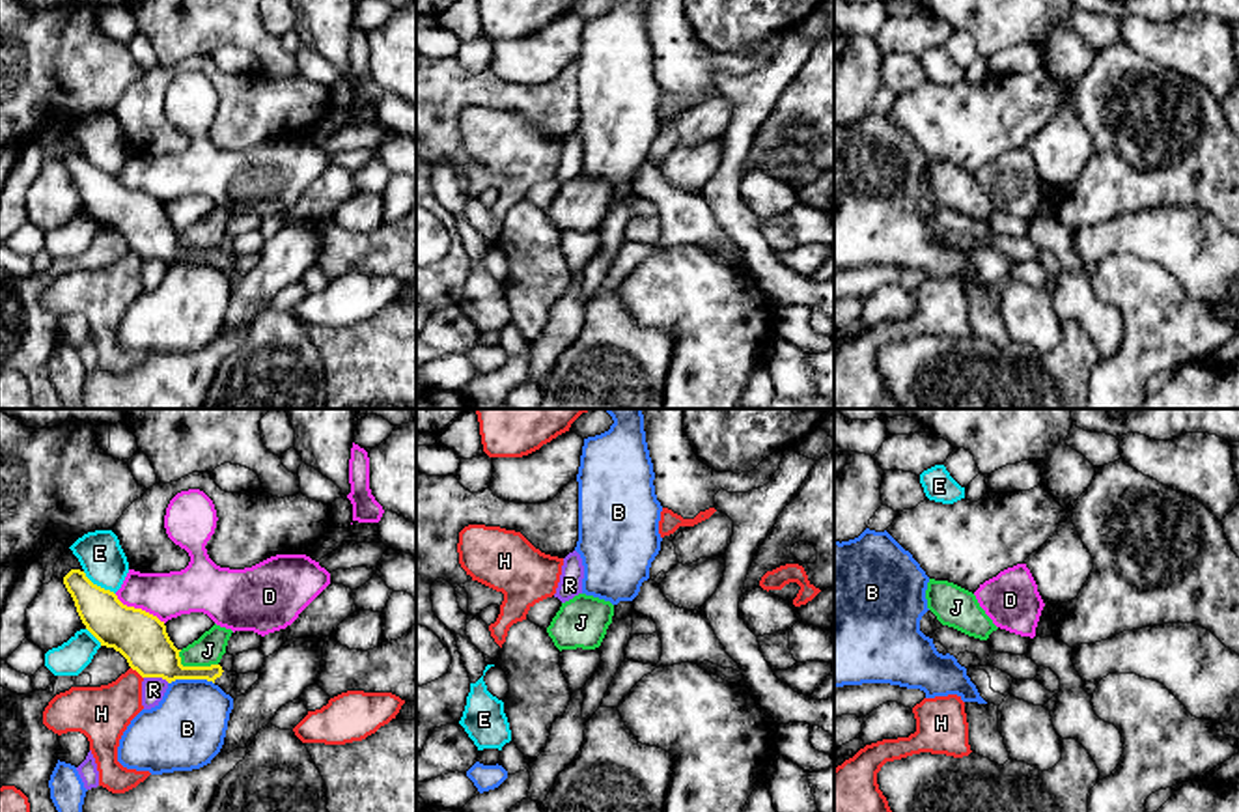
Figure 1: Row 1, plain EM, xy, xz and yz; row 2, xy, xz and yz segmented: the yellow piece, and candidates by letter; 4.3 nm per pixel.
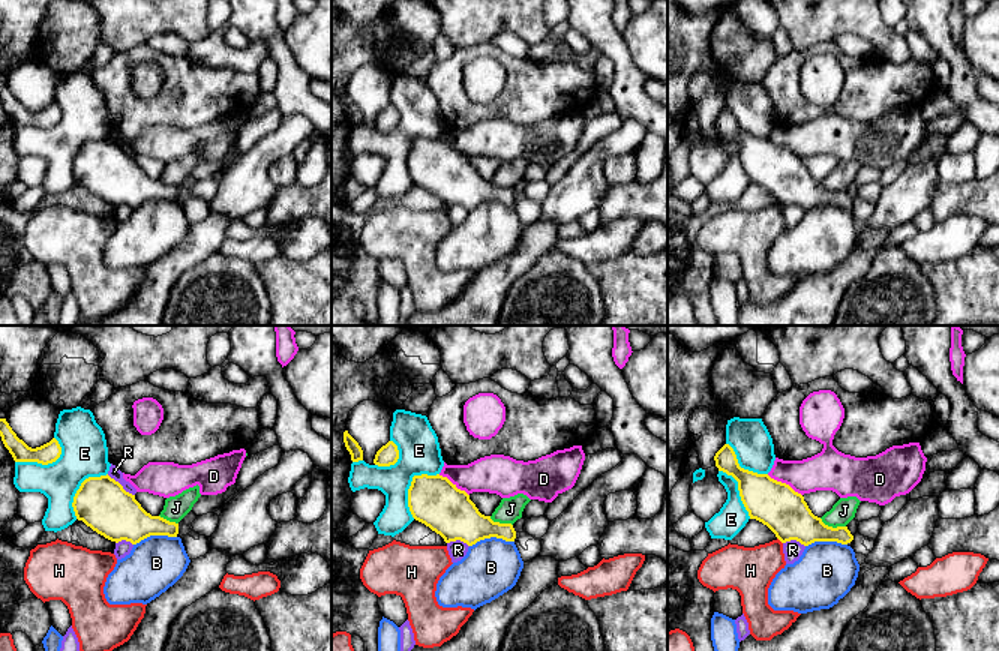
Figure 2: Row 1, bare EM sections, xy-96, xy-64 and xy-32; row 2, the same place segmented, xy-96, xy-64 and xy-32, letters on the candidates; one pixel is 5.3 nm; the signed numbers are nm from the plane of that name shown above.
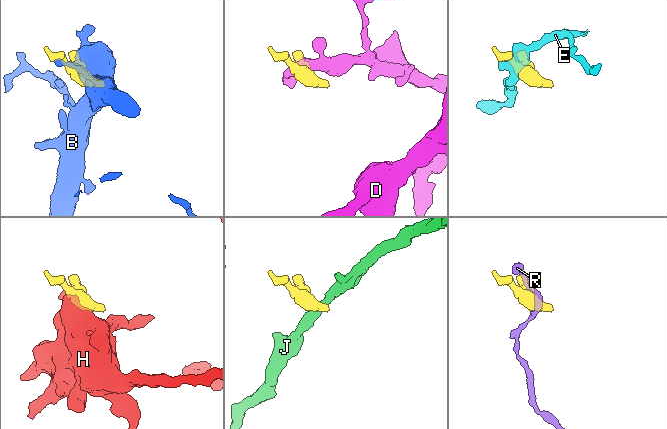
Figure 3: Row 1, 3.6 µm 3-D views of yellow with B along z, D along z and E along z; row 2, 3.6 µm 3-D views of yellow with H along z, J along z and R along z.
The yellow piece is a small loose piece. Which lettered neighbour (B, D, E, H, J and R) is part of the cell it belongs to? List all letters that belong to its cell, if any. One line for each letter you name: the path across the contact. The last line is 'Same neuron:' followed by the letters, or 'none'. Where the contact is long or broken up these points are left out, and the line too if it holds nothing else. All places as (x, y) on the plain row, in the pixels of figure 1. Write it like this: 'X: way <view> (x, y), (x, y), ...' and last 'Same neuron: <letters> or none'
Same neuron: none

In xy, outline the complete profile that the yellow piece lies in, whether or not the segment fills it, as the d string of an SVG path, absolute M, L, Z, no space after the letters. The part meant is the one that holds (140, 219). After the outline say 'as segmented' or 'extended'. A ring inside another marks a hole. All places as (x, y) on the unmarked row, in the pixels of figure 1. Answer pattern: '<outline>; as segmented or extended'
M71 151L63 159L63 166L86 211L101 228L119 233L142 259L162 259L168 265L175 261L207 261L237 280L233 254L224 252L220 246L181 246L181 231L174 228L164 203L157 198L123 187L114 174L93 166L80 151Z; extended

